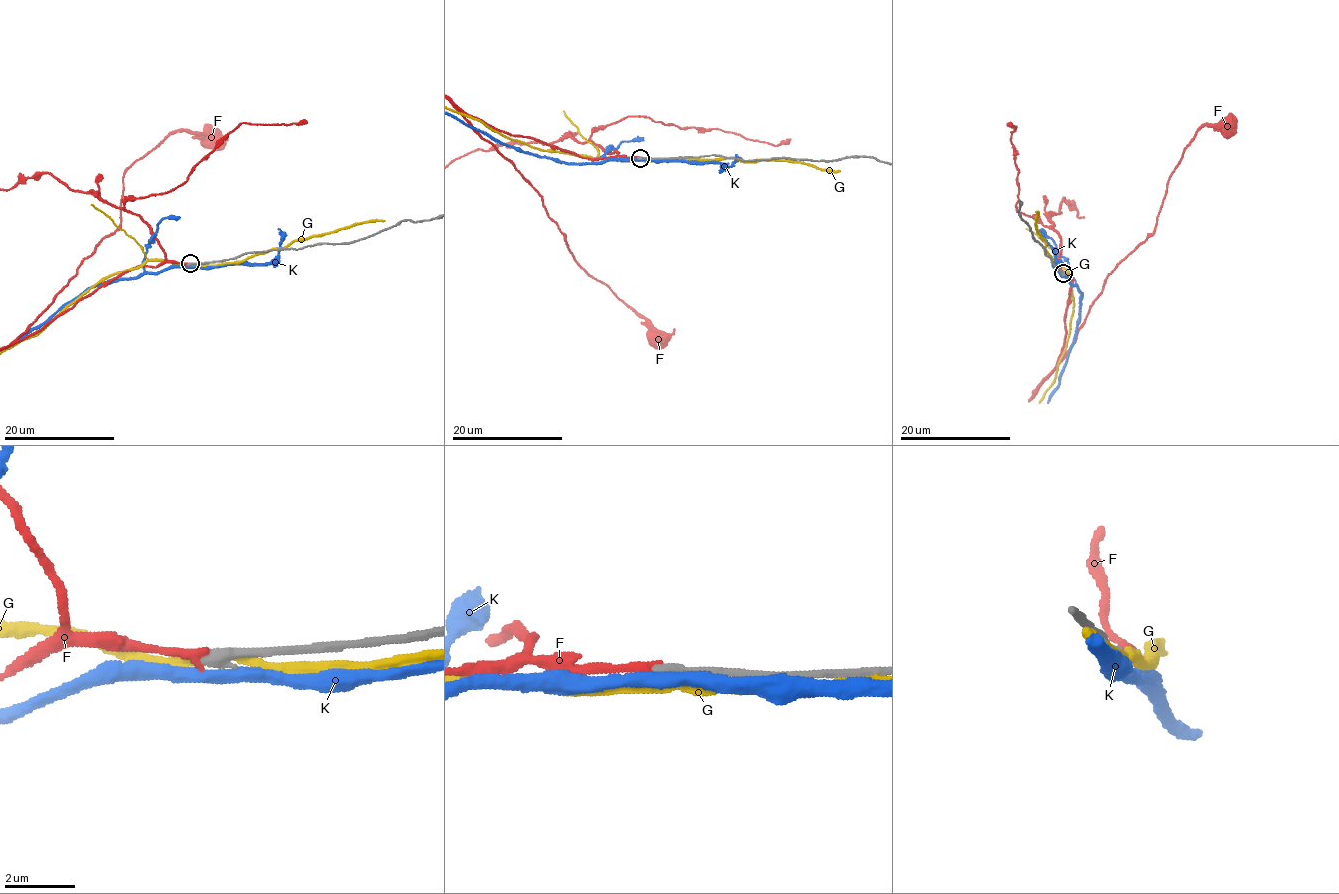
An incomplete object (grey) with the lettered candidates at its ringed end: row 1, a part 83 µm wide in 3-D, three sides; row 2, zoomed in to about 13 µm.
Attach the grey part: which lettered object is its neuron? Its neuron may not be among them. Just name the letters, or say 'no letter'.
no letter

